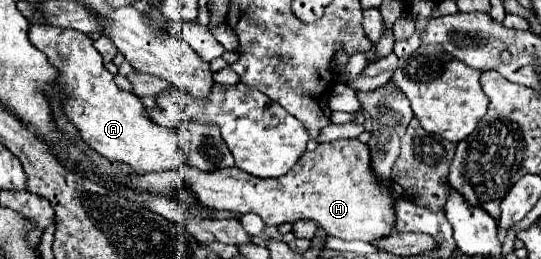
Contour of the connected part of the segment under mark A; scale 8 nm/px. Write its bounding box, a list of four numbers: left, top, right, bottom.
[29,25,187,175]

